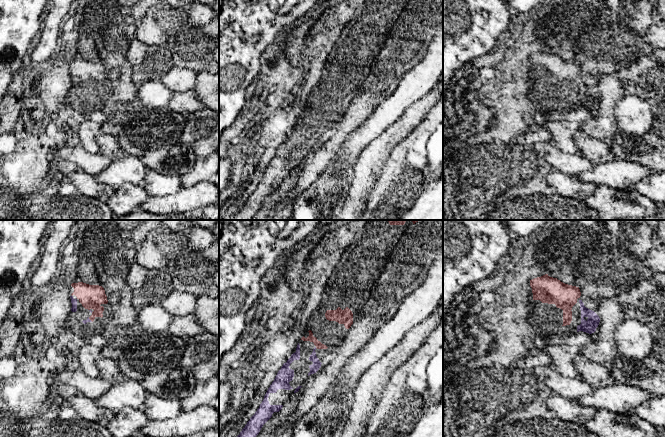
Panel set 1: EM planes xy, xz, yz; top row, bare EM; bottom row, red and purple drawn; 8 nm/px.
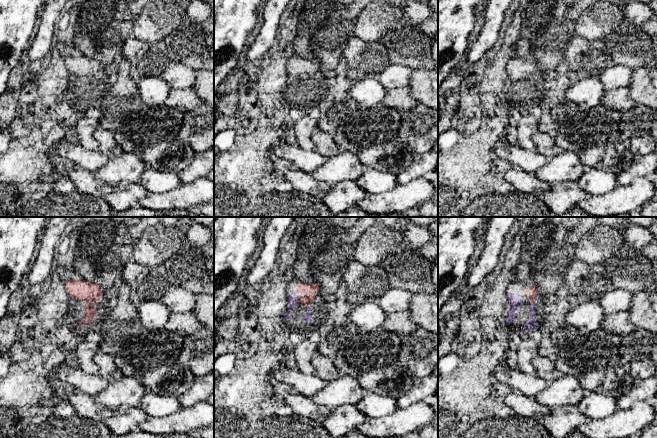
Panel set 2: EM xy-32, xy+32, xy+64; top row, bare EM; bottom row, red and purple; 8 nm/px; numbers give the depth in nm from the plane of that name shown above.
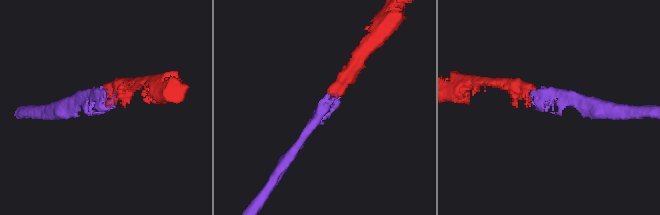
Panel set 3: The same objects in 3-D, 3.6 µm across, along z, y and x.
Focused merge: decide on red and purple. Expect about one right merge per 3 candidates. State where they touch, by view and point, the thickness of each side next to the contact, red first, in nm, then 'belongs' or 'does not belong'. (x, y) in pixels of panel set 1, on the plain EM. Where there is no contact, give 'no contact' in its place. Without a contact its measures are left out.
contact xy (90, 95); calibres 190 and 30 nm; belongs

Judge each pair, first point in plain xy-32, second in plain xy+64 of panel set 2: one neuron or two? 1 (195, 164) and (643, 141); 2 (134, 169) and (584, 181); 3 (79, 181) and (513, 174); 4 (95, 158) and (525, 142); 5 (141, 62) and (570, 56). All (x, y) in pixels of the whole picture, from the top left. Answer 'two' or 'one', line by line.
1: two
2: two
3: one
4: two
5: one

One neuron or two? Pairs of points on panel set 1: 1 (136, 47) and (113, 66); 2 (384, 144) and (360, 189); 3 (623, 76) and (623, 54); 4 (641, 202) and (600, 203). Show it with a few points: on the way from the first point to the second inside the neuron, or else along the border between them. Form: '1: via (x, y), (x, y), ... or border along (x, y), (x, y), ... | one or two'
1: border along (132, 39), (126, 51), (126, 60) | two
2: via (375, 155), (366, 171), (365, 178) | one
3: border along (623, 68), (615, 72) | two
4: via (632, 205), (611, 204) | one

